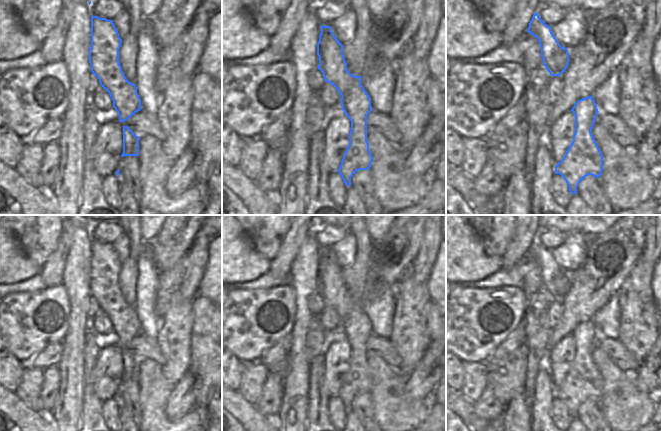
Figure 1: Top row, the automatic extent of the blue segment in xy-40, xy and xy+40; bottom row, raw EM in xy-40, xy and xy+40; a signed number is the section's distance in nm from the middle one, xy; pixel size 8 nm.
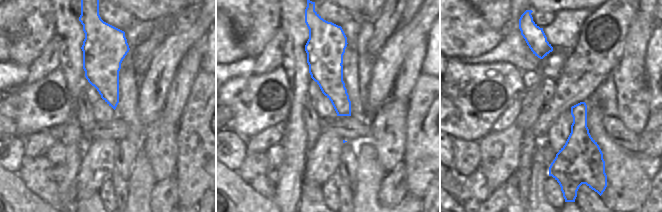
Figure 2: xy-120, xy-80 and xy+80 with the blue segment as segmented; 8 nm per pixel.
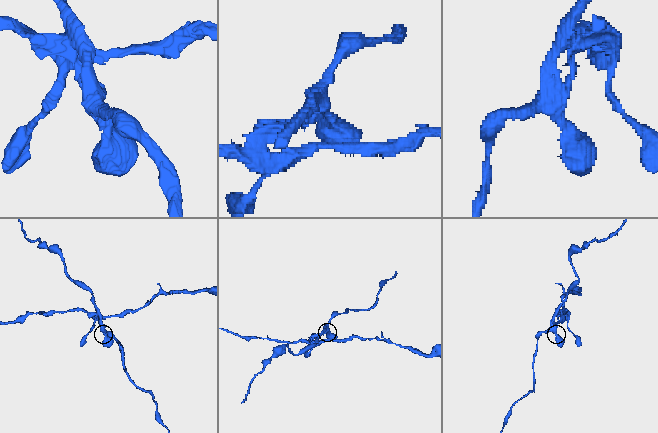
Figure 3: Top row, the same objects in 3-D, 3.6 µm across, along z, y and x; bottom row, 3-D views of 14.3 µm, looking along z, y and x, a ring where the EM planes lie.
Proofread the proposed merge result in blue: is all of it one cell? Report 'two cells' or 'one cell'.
two cells

